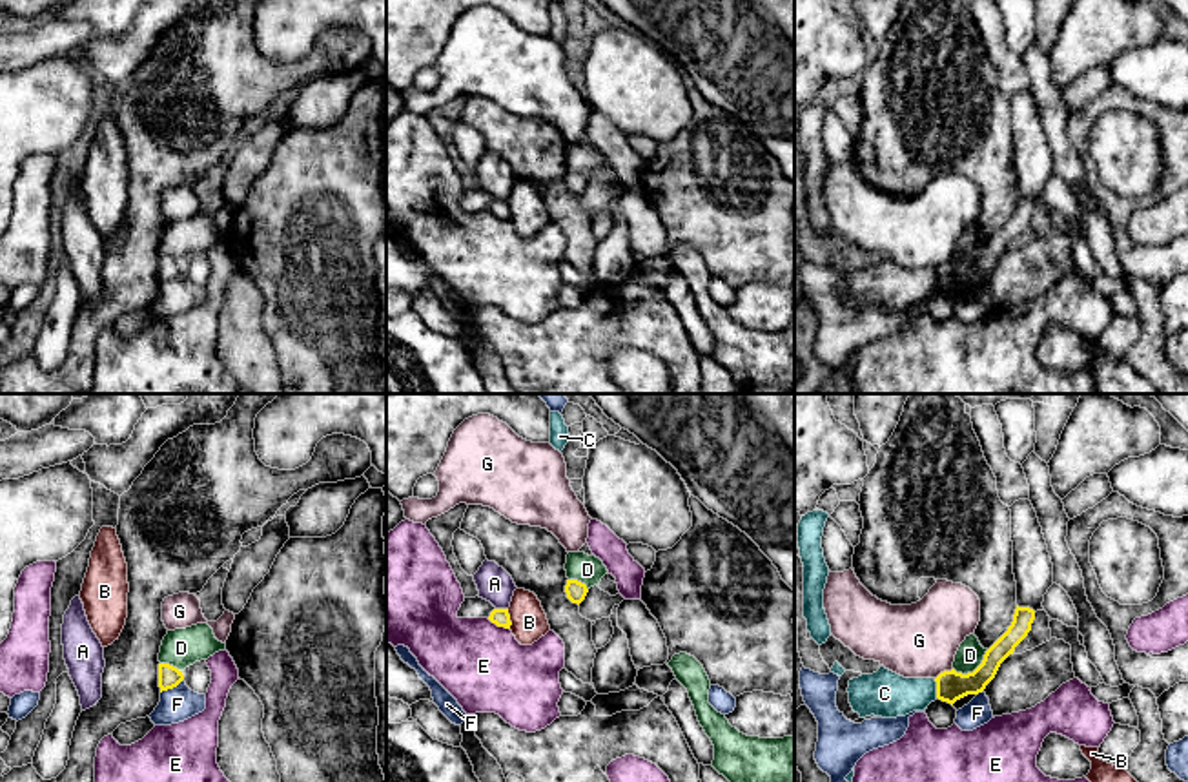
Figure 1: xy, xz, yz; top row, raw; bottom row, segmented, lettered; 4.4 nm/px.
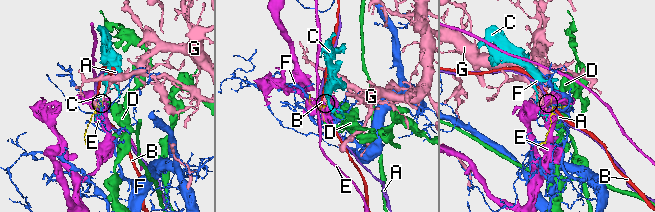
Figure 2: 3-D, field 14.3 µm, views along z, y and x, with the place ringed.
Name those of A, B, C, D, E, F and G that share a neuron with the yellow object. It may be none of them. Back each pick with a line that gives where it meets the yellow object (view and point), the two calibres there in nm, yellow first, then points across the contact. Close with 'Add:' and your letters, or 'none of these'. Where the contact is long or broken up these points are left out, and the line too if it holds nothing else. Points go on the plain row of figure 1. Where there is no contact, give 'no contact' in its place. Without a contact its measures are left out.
Add: none of these

